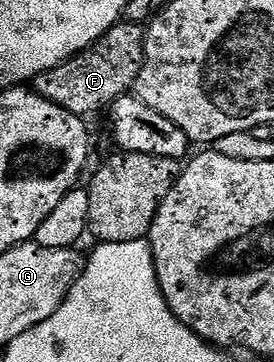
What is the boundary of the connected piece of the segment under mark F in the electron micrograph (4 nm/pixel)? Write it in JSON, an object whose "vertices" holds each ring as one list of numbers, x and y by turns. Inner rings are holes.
{"vertices":[[120,21,113,26,95,44,91,44,83,52,79,52,74,58,69,58,62,66,57,66,53,70,48,70,45,74,40,74,33,79,32,89,37,91,39,96,51,100,51,104,59,104,59,108,67,108,67,112,90,116,108,111,113,103,119,98,124,98,136,87,137,77,143,64,145,55,145,26,136,22]]}

